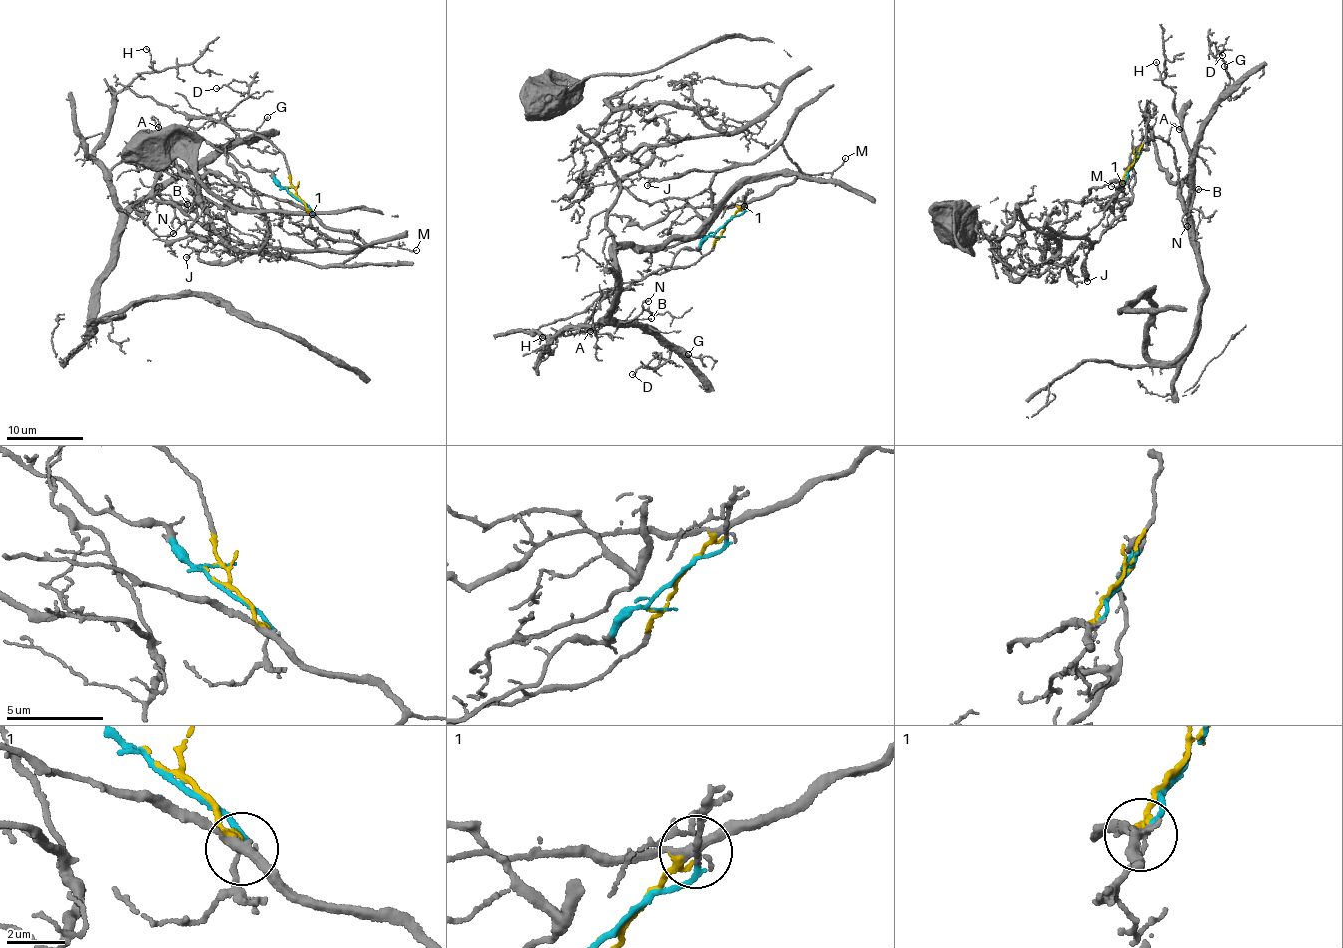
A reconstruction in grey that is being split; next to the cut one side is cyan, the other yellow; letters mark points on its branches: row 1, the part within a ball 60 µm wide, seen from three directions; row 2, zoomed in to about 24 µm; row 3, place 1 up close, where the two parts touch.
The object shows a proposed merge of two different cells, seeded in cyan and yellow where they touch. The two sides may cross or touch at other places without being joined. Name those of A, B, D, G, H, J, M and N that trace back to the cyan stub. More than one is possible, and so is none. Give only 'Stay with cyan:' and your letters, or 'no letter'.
Stay with cyan: A, B, D, G, H, N

